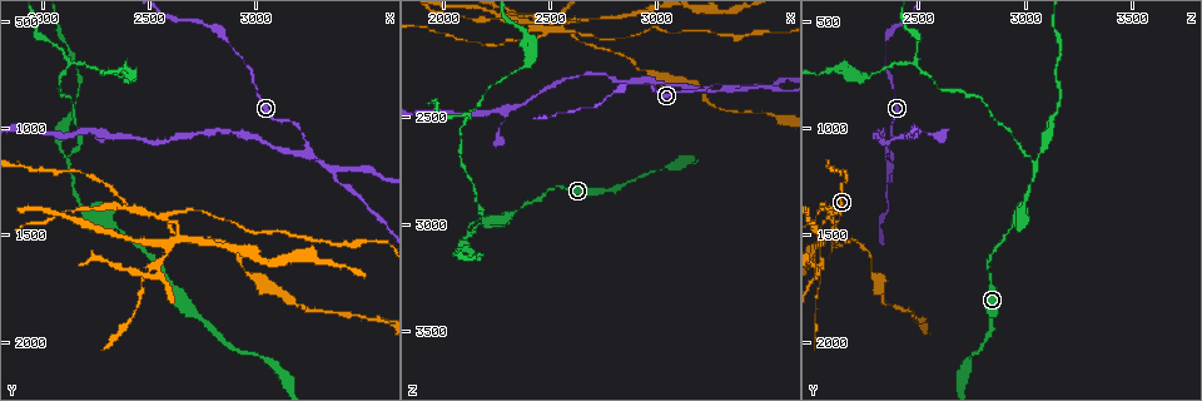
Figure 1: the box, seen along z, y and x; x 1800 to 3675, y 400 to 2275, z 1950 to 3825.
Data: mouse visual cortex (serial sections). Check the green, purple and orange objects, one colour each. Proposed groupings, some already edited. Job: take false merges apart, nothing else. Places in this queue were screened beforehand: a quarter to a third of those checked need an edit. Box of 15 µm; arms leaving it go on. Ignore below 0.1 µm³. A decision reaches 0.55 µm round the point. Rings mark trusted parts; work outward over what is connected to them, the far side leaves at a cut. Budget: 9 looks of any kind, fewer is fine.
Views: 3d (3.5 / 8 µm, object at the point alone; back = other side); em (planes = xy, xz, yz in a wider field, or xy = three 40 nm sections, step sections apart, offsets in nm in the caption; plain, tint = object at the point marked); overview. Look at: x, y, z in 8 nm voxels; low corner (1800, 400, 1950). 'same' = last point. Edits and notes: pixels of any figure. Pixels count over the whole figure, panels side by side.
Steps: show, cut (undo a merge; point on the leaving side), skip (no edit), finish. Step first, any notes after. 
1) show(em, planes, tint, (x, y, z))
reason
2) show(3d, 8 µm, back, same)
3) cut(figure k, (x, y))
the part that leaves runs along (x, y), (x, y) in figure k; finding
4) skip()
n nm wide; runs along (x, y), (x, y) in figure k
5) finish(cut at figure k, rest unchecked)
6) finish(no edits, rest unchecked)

show(3d, 3.5 µm, (2110, 1170, 3060))
sharp bend

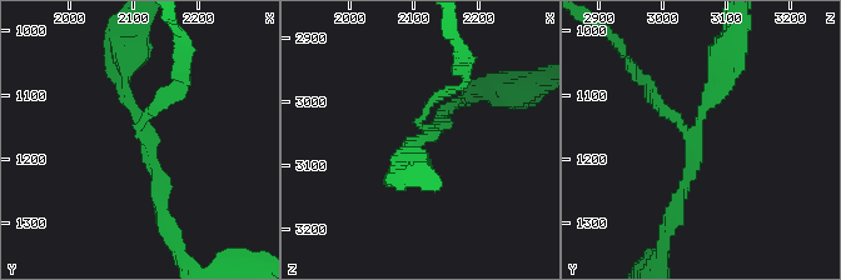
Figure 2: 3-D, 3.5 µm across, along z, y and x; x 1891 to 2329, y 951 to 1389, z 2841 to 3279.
show(em, planes, tint, (2125, 1165, 3050))
3 arms; arms of 150, 150, 200 nm

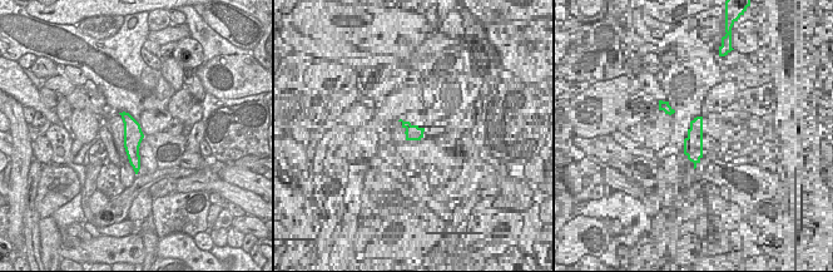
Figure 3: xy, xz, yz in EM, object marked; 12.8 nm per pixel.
cut(figure 2, (656, 103))
the part that leaves runs along (690, 136), (653, 98), (622, 51) in figure 2; two cells meet here

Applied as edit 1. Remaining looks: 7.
show(3d, 3.5 µm, (2540, 1410, 2100))
thin neck

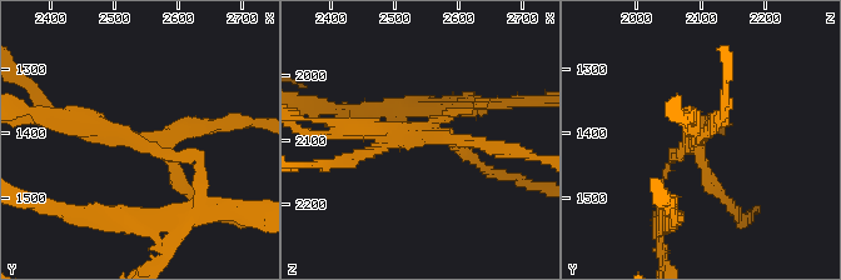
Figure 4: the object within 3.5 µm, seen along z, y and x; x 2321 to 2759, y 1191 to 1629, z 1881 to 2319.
show(em, planes, tint, (2530, 1410, 2095))
shape alone is not enough

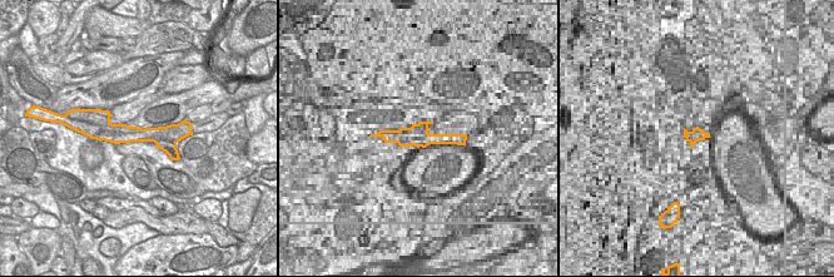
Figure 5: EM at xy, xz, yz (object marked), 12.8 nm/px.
cut(figure 4, (342, 125))
the part that leaves runs along (109, 136), (190, 159), (198, 186) in figure 4; two cells meet here

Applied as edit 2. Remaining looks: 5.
show(overview)
see it whole again

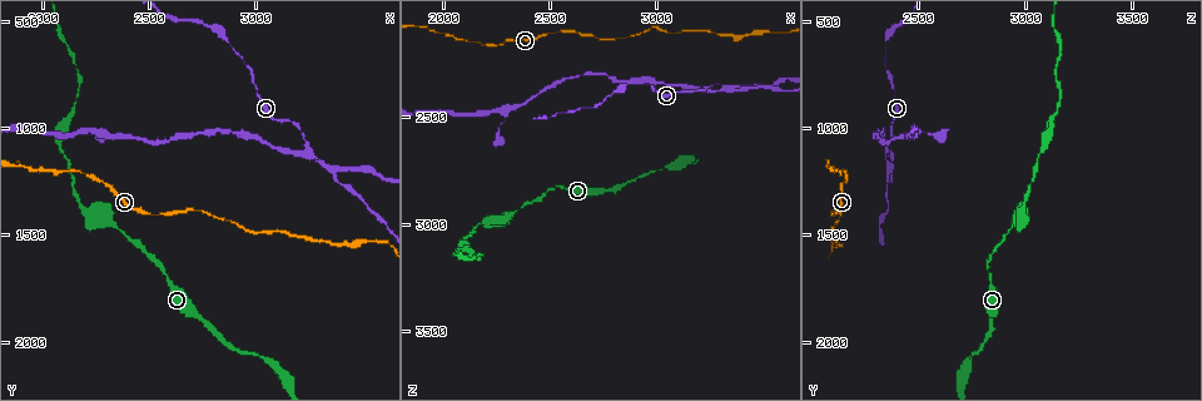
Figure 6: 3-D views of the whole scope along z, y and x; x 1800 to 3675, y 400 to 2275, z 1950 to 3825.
show(3d, 3.5 µm, (3220, 1110, 2370))
three arms meet

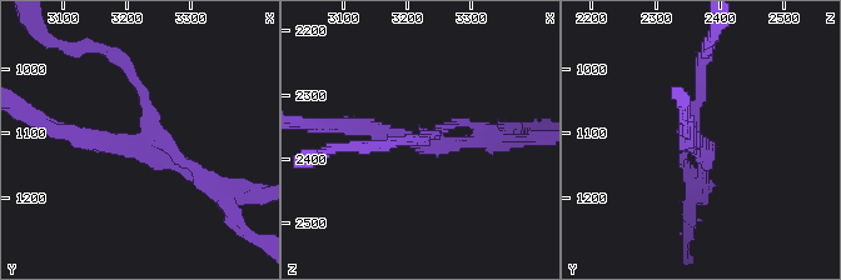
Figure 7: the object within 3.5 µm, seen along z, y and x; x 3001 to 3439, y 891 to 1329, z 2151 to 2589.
show(em, xy, step 5, tint, (3225, 1120, 2375))
need the tissue

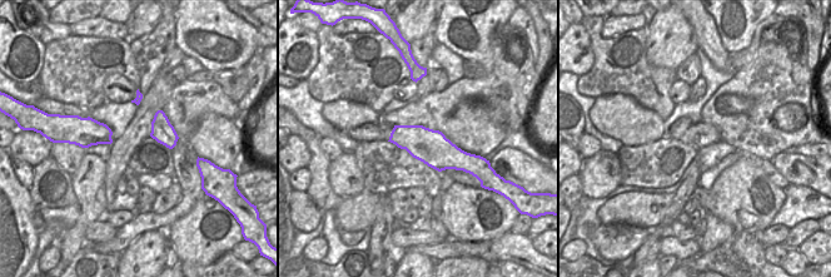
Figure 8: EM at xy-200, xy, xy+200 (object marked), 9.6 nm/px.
cut(figure 7, (376, 135))
the part that leaves runs along (147, 140), (85, 140), (35, 118) in figure 7; a second cell is stuck on

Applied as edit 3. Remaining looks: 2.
finish(cut at figure 2, cut at figure 4, cut at figure 7, rest unchecked)

